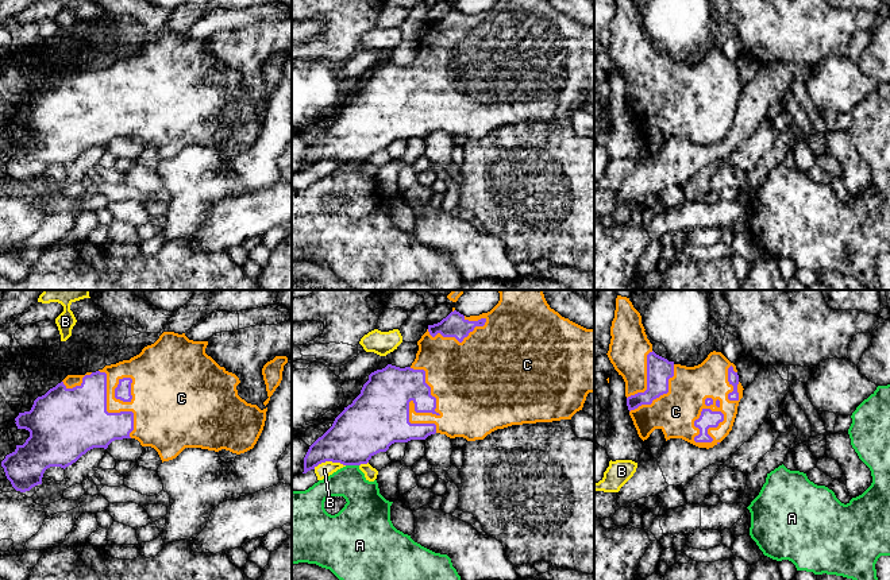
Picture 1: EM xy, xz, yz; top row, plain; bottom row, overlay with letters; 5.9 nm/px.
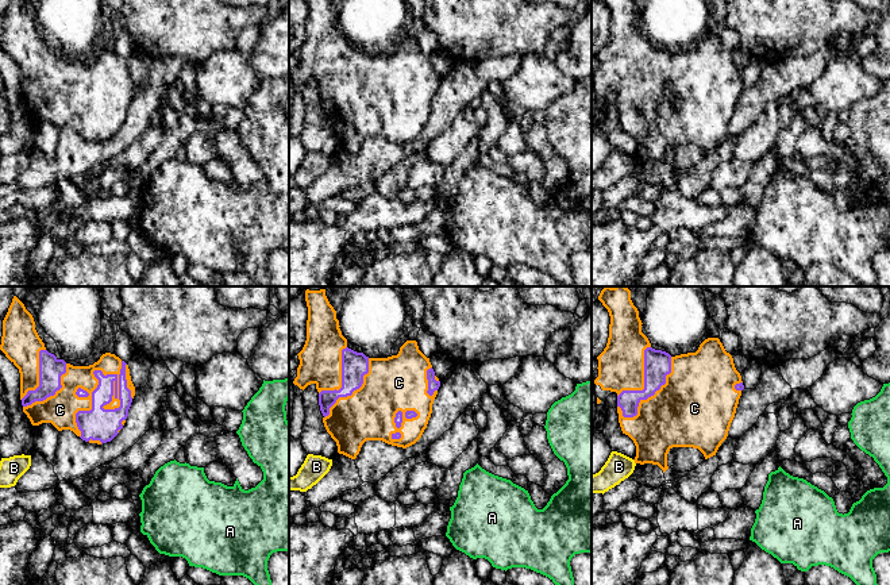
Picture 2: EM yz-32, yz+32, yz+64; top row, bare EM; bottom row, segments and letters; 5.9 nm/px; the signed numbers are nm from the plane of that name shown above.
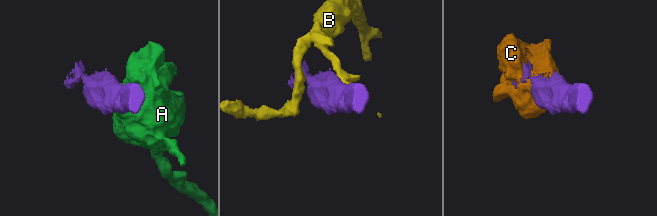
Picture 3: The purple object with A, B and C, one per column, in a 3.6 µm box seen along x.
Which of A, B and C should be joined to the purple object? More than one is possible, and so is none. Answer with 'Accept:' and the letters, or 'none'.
Accept: C

